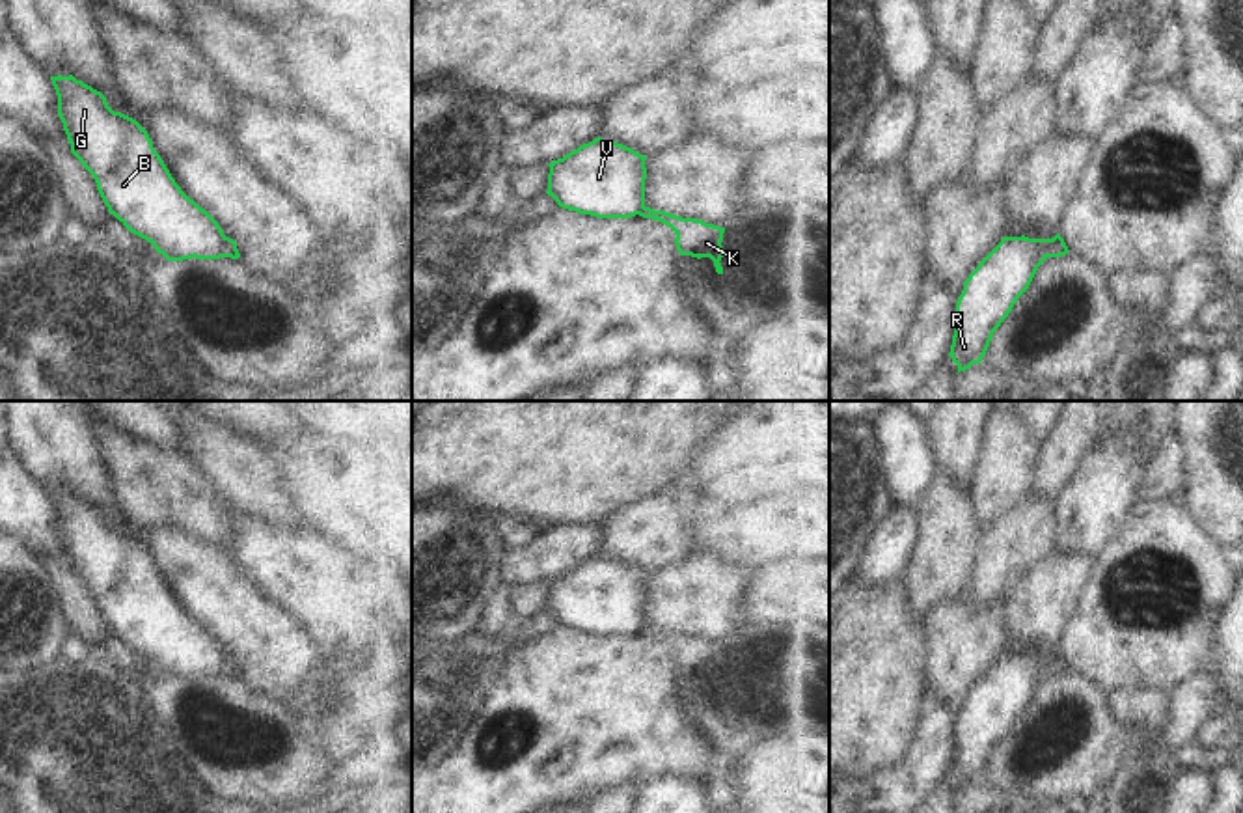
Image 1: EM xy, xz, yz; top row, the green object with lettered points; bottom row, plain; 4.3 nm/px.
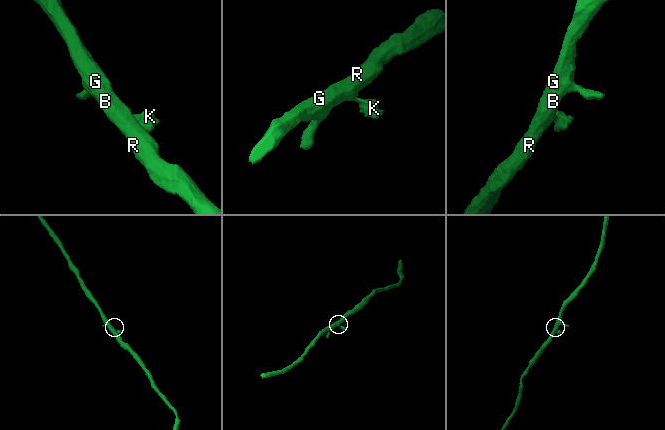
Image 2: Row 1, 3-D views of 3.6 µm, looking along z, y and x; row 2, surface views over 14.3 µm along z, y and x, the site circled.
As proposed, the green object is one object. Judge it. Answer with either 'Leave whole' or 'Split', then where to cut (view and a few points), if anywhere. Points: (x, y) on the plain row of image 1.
Split. Split along xy (226, 655), (220, 674).

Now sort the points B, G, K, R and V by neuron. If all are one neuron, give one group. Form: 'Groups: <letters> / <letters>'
Groups: B G R V / K.

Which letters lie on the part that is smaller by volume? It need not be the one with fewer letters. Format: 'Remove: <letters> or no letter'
Remove: K

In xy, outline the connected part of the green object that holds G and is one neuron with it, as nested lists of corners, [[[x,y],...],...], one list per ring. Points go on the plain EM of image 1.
[[[58,492],[50,498],[58,513],[58,533],[71,571],[93,593],[108,630],[130,651],[151,660],[168,679],[220,677],[225,662],[224,647],[181,608],[155,569],[147,548],[136,537],[114,530],[101,509],[73,492]]]

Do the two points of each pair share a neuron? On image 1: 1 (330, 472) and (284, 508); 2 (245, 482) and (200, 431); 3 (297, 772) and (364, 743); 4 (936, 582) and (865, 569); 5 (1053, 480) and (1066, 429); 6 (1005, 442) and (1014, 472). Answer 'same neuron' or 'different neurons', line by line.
1: different neurons
2: same neuron
3: different neurons
4: different neurons
5: same neuron
6: same neuron

